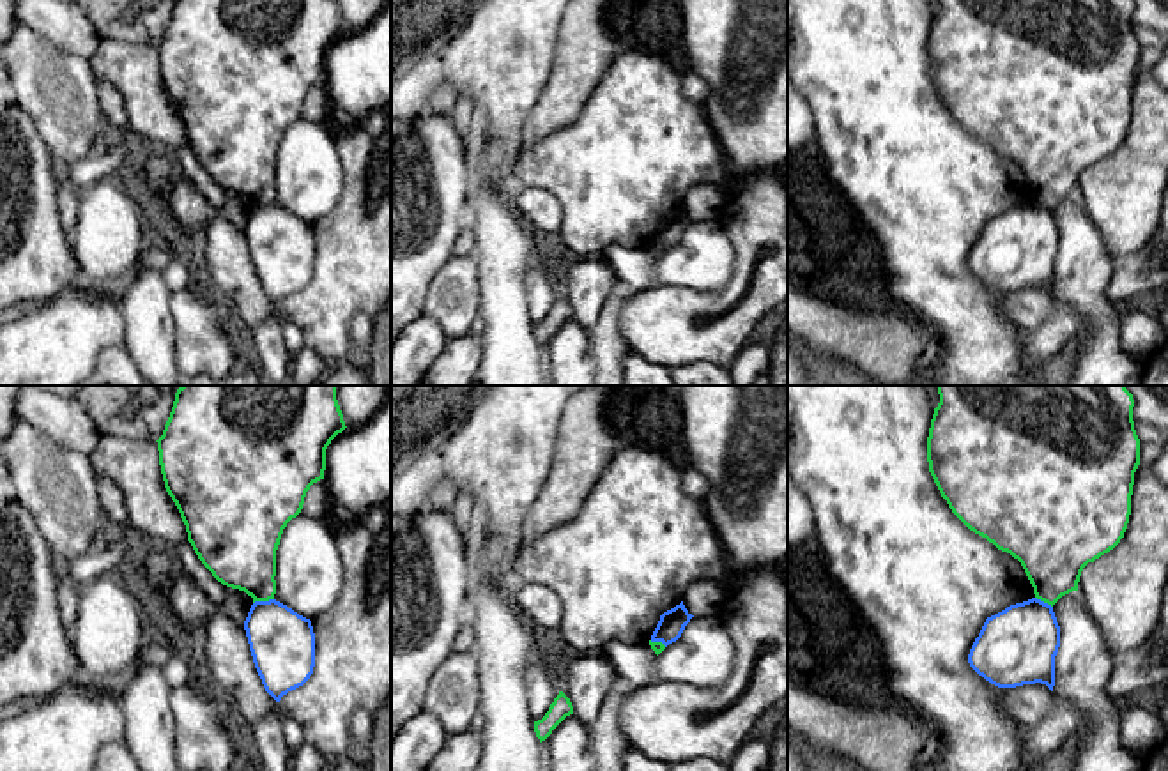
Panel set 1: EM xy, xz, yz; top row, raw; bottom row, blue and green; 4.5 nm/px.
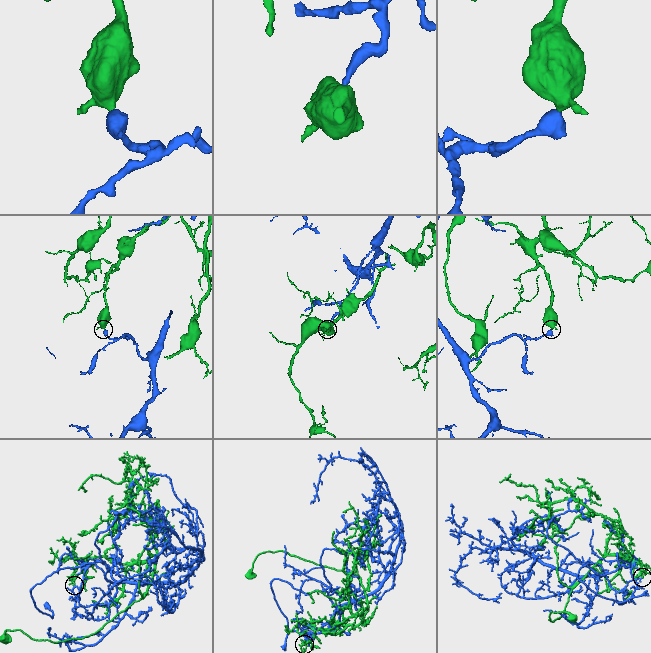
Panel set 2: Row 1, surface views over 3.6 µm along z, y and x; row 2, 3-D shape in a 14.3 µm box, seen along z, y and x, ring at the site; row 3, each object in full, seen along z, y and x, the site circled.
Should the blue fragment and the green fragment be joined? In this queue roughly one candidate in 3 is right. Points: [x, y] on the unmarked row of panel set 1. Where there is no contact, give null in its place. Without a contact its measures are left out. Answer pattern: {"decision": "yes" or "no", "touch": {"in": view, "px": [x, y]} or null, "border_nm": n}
{"decision": "no", "touch": {"in": "xy", "px": [262, 206]}, "border_nm": 100}

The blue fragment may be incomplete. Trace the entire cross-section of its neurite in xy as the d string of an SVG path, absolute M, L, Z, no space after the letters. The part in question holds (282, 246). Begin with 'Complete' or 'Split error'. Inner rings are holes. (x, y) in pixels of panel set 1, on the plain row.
Complete. M276 203L255 205L244 233L255 272L276 306L310 283L315 271L315 237L310 223Z

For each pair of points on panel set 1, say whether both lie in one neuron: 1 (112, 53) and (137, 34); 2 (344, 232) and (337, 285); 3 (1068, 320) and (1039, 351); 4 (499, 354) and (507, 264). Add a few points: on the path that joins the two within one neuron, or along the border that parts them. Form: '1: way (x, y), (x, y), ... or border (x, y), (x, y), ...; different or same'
1: border (101, 38), (149, 41); different
2: way (344, 244), (344, 273); same
3: way (1060, 328), (1045, 343); same
4: way (505, 331), (505, 287); same

